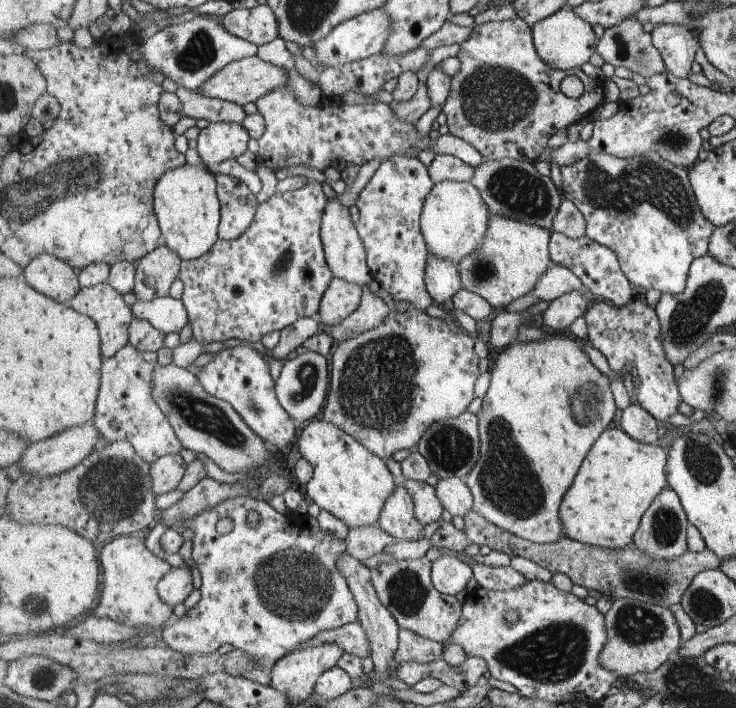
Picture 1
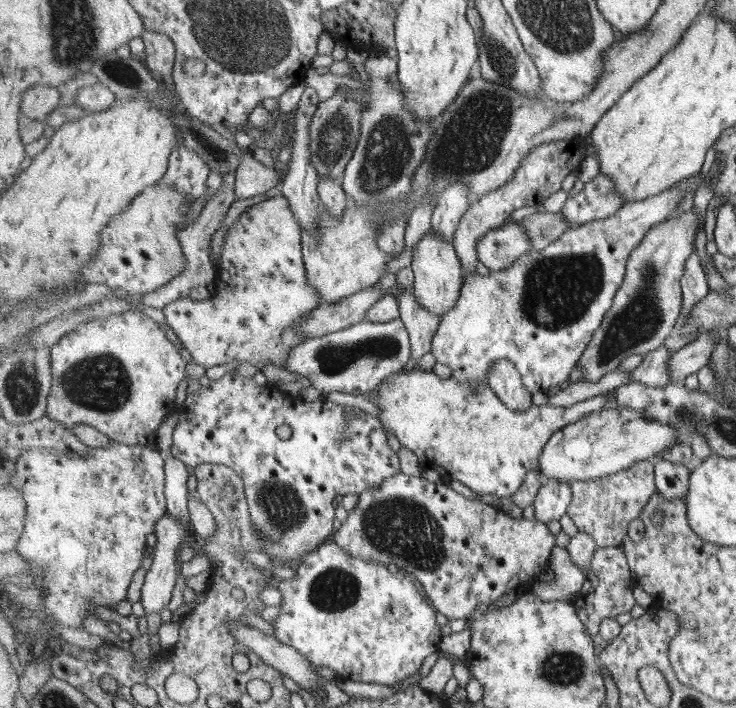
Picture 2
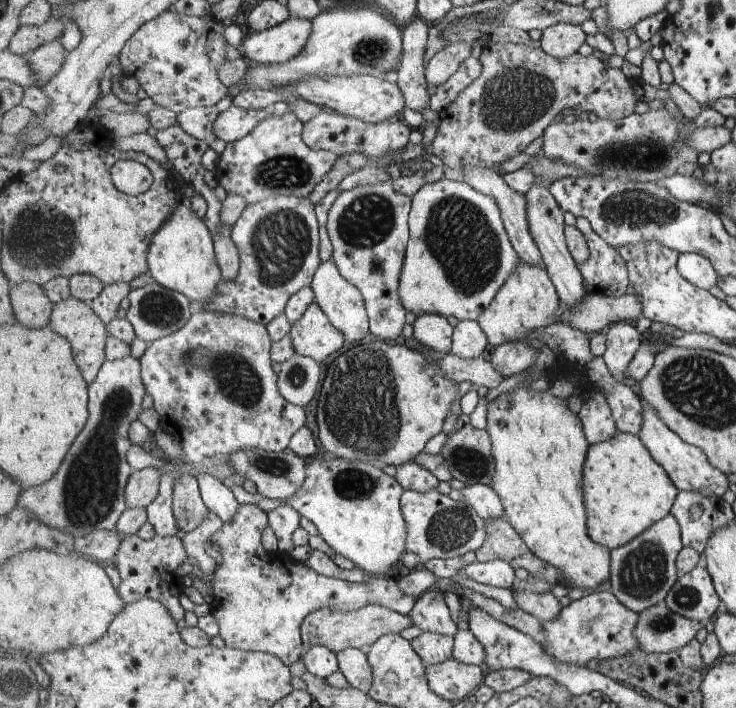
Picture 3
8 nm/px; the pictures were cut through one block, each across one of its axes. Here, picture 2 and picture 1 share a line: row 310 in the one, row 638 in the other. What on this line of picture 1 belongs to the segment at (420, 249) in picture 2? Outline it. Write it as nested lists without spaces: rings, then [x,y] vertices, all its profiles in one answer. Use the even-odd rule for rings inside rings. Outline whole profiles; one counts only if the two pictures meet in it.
[[[423,557],[420,559],[403,559],[402,561],[389,561],[379,564],[372,570],[372,583],[377,589],[380,601],[391,611],[395,620],[400,624],[401,629],[409,629],[431,640],[439,641],[445,645],[458,627],[462,615],[463,597],[456,595],[445,595],[438,588],[432,579],[432,561]]]

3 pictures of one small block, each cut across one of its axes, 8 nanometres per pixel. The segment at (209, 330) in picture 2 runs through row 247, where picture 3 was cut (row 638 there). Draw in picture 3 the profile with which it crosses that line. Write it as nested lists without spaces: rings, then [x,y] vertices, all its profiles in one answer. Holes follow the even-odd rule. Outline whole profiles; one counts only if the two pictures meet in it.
[[[239,504],[237,514],[231,522],[225,522],[219,532],[211,536],[211,544],[221,555],[221,564],[213,570],[212,589],[215,603],[211,611],[220,622],[220,636],[226,645],[242,651],[261,651],[278,656],[287,666],[302,660],[302,626],[313,611],[329,608],[333,612],[355,612],[366,606],[383,605],[394,611],[410,615],[418,603],[418,597],[407,596],[399,590],[397,578],[368,575],[363,584],[352,583],[335,577],[321,575],[307,566],[306,562],[289,559],[289,553],[271,551],[263,544],[263,535],[269,524],[269,516],[257,504]]]

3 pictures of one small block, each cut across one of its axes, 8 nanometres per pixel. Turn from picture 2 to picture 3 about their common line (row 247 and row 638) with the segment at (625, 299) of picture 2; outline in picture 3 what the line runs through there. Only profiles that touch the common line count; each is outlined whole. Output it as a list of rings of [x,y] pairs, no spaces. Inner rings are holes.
[[[663,602],[639,613],[635,638],[647,654],[681,651],[703,627],[704,623],[673,612]]]

